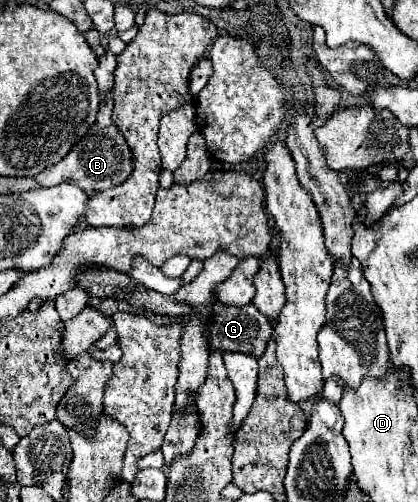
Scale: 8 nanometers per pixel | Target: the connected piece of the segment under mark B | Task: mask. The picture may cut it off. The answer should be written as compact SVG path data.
M113 90L107 92L107 100L99 106L95 124L87 130L87 134L81 138L81 142L77 142L59 164L37 174L35 176L37 184L39 186L57 186L57 184L69 182L69 184L75 184L81 190L85 190L89 196L109 190L117 184L123 184L133 172L133 152L123 134L121 134L121 142L119 142L121 130L113 124L111 112L113 112Z

